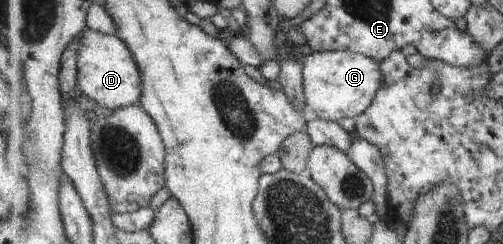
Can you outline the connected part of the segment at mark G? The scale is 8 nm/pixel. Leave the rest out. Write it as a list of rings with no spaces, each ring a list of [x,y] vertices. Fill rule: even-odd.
[[[313,52],[301,59],[304,92],[309,107],[322,120],[343,119],[364,114],[383,85],[383,72],[377,60],[353,52]]]

